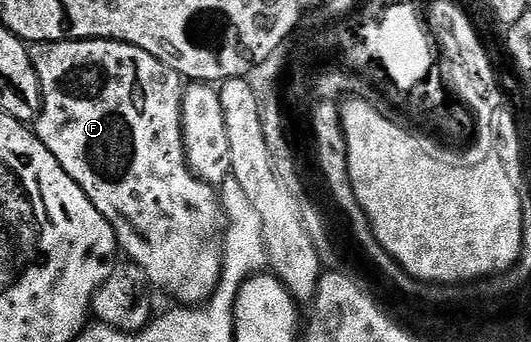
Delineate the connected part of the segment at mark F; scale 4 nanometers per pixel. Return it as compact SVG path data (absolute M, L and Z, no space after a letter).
M40 41L30 46L31 62L37 71L37 79L41 83L43 110L39 118L33 122L33 132L45 143L45 147L61 163L63 170L85 191L85 195L105 215L105 219L113 227L120 250L140 265L145 275L156 290L164 289L171 297L176 297L183 307L198 307L211 300L217 287L219 277L223 274L223 230L225 218L223 206L219 204L219 194L207 182L191 173L187 166L187 156L183 146L183 128L181 127L181 103L183 102L184 78L173 72L165 63L161 63L149 51L141 51L141 47L126 45L124 41Z

